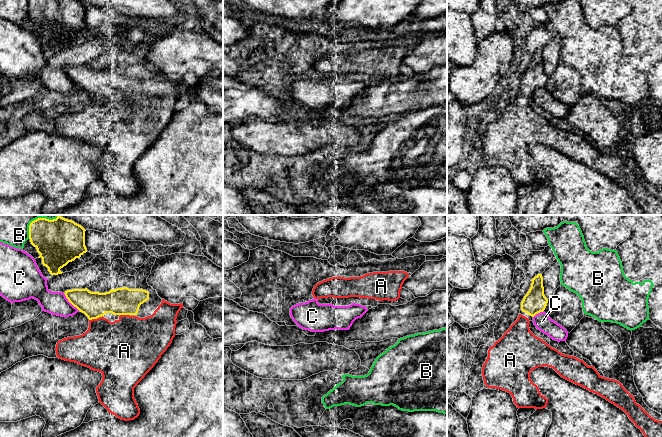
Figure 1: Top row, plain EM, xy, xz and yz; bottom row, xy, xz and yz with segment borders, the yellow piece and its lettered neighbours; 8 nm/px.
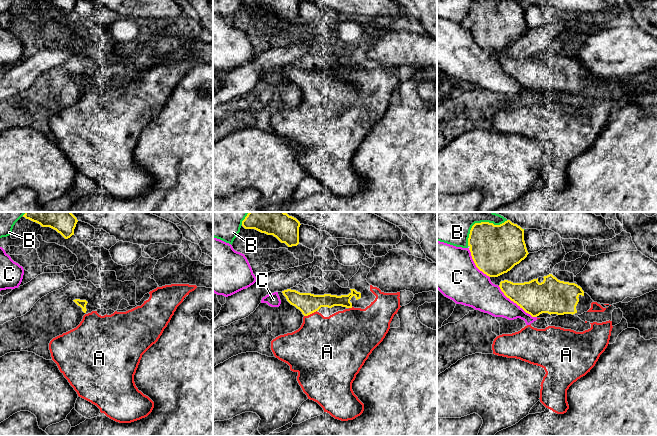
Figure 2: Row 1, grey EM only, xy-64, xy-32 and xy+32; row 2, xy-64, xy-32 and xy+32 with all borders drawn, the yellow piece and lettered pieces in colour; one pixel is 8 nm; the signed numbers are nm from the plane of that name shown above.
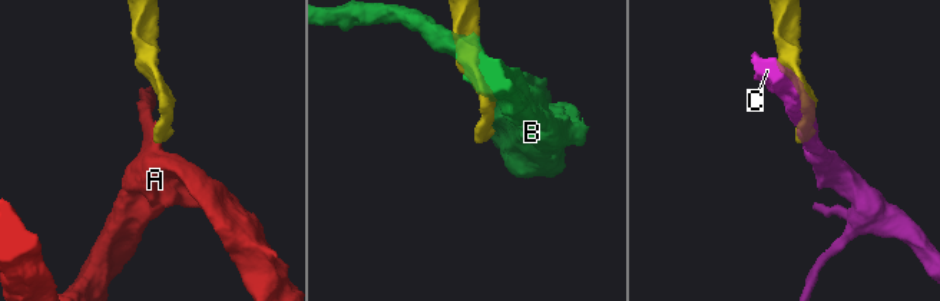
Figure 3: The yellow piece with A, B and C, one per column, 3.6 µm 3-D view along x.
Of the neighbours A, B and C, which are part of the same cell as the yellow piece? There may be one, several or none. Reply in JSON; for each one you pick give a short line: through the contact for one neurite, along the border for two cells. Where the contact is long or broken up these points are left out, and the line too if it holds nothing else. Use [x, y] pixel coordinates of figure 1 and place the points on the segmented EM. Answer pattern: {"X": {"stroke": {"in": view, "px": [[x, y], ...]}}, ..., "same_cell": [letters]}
{"same_cell": ["A"]}

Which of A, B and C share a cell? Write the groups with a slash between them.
A / B / C

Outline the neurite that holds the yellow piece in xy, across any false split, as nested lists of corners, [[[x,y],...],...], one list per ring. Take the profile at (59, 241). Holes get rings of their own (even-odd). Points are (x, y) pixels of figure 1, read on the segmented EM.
[[[38,218],[29,225],[29,239],[40,254],[42,264],[51,275],[62,274],[61,268],[87,252],[85,229],[72,220]]]

